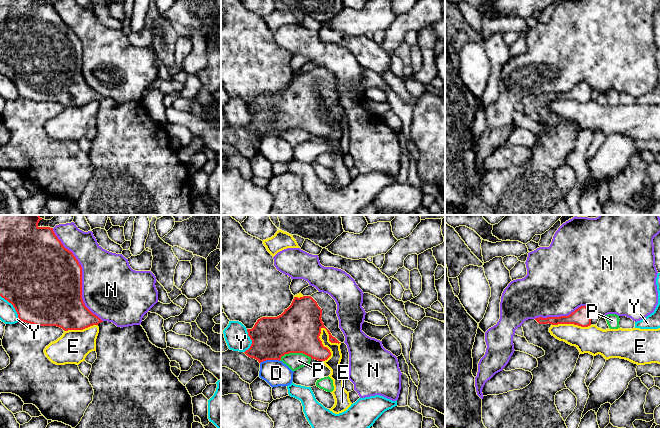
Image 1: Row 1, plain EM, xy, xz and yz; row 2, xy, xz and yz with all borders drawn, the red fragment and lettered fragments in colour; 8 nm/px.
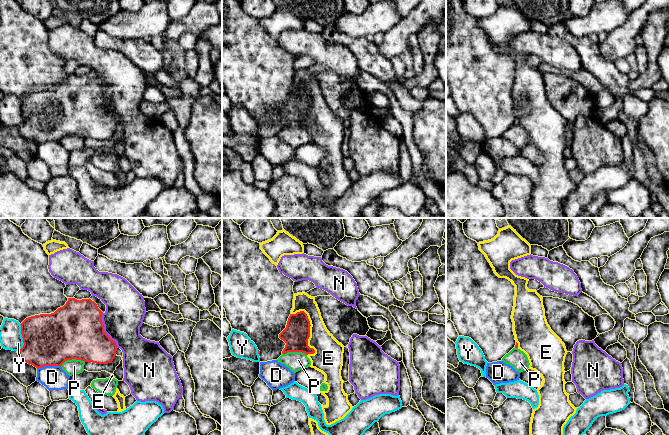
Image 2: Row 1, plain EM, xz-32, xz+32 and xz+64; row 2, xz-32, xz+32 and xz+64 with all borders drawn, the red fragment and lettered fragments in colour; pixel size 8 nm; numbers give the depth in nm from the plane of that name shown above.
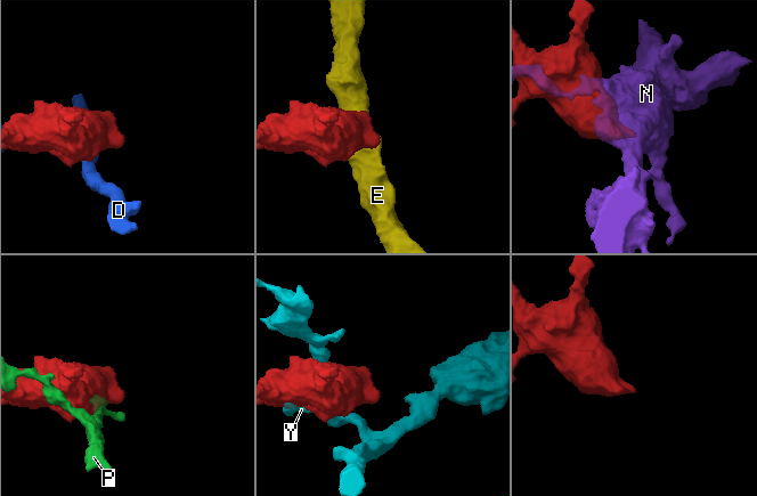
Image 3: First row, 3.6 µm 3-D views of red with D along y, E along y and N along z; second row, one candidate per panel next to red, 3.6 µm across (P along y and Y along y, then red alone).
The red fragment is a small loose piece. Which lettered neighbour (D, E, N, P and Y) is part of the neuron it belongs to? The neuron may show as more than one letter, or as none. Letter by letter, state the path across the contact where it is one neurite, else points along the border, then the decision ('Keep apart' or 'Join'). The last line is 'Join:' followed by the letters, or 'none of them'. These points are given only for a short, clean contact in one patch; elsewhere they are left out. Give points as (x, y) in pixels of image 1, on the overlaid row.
D: Boundary: xz (279, 360), (263, 360), (260, 363). Keep apart
E: Keep apart
N: Keep apart
P: Keep apart
Y: Keep apart
Join: none of them

